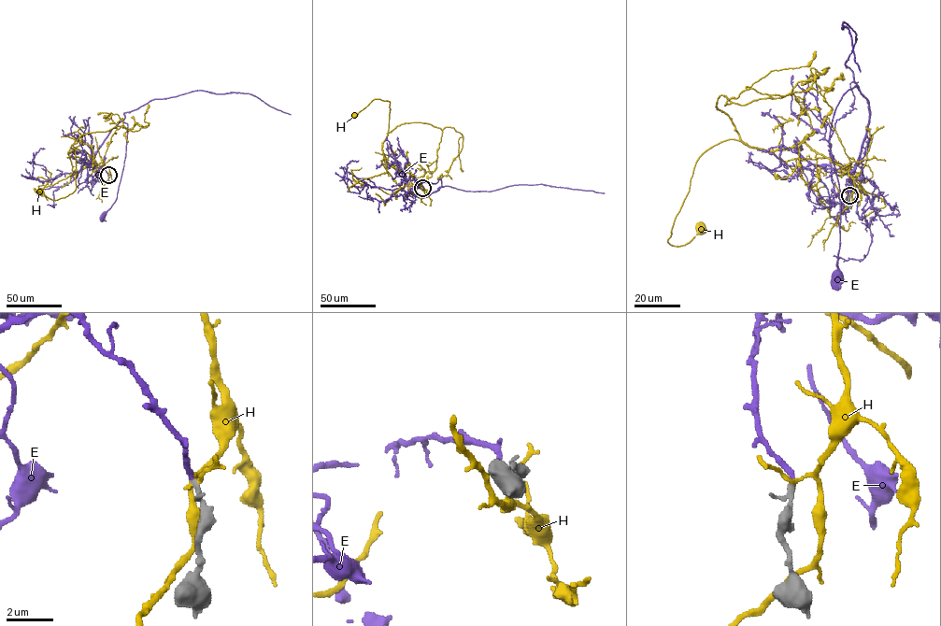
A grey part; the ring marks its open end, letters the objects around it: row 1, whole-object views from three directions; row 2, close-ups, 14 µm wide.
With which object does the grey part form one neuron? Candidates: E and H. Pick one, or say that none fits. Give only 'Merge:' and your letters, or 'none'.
Merge: E

